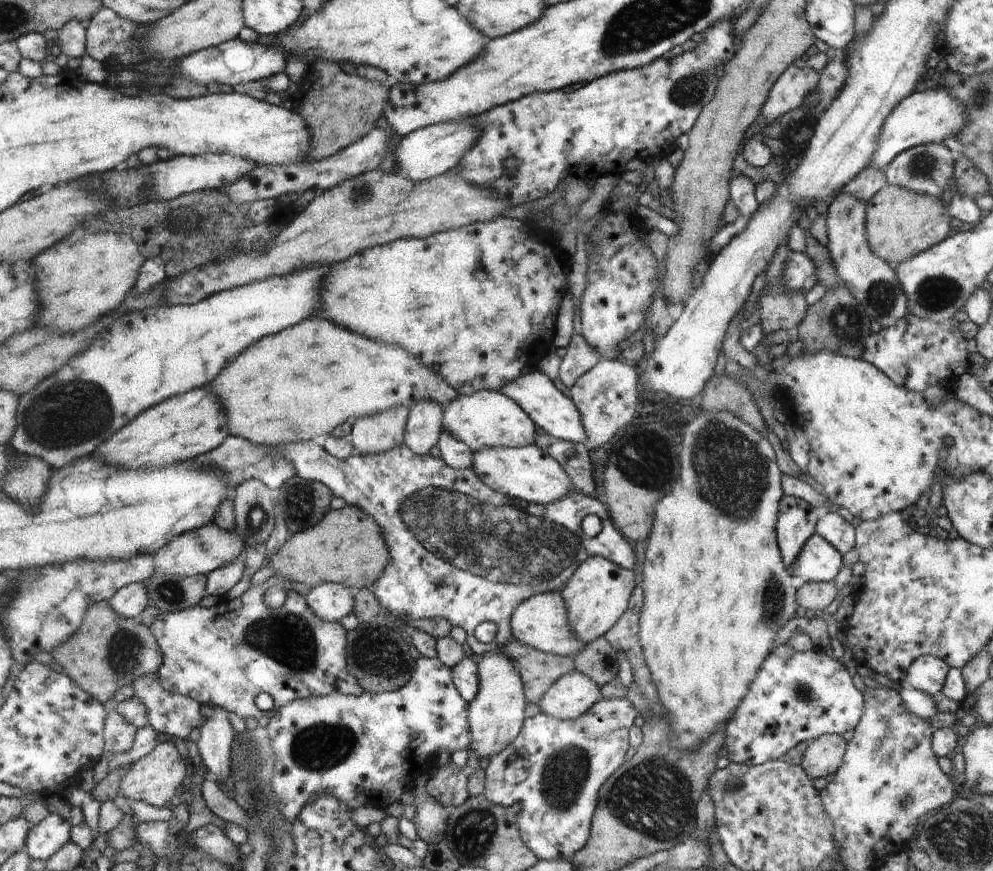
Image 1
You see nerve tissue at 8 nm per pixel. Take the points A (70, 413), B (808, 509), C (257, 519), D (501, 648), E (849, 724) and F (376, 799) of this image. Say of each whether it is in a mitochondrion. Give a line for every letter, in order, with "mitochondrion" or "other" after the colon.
A: mitochondrion
B: other
C: mitochondrion
D: other
E: other
F: other

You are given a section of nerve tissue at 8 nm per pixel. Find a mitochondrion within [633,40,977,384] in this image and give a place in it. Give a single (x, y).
(936, 293)

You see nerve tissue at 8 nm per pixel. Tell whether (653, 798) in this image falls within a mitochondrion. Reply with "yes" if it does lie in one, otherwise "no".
yes

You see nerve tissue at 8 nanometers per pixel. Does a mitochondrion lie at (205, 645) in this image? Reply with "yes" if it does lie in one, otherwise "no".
no

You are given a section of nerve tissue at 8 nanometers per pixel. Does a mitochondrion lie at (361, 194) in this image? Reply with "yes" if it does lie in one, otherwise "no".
yes

